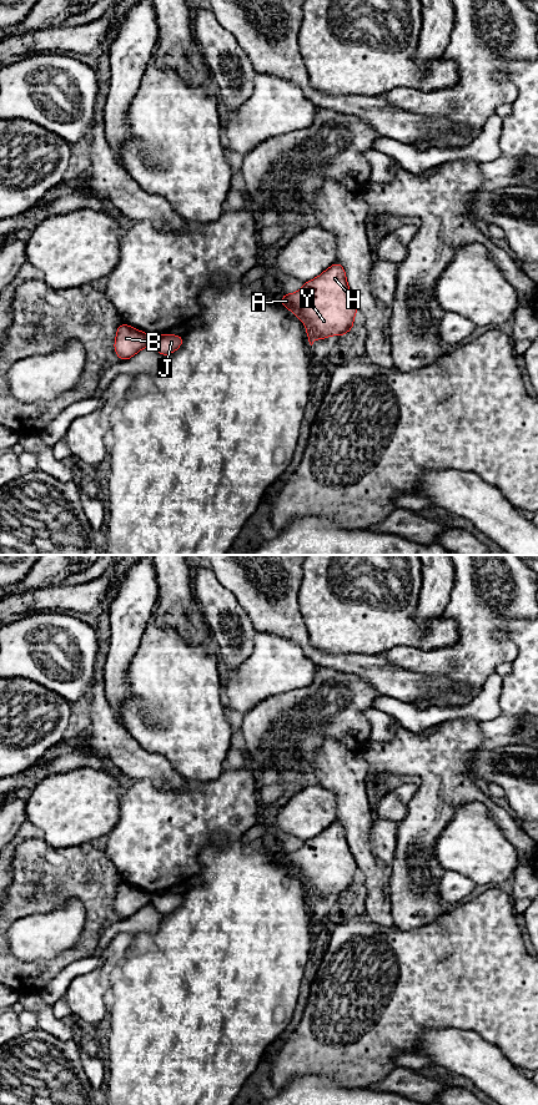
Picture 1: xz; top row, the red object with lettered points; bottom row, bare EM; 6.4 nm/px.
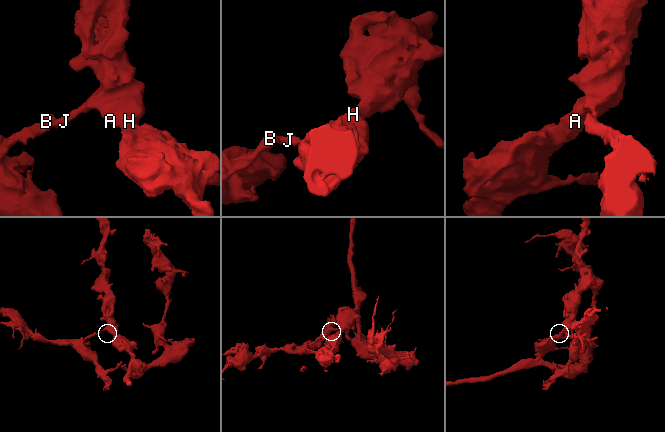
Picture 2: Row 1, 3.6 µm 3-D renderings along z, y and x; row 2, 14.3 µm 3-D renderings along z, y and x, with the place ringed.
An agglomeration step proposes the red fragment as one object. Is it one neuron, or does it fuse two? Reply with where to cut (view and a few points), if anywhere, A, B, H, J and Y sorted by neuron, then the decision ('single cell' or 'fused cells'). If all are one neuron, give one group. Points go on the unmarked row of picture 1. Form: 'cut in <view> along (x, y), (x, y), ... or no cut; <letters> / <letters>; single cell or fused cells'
cut in xz along (151, 894), (149, 902); A H J Y / B; fused cells

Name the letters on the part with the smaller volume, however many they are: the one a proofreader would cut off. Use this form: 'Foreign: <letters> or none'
Foreign: B

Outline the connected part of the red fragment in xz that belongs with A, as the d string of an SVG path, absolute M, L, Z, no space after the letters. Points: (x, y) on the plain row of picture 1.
M340 821L305 841L298 851L282 852L281 863L305 882L311 904L317 897L327 898L332 893L341 895L352 889L358 869Z

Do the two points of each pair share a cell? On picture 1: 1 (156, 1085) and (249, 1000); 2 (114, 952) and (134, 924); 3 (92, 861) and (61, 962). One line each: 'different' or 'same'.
1: same
2: different
3: same

